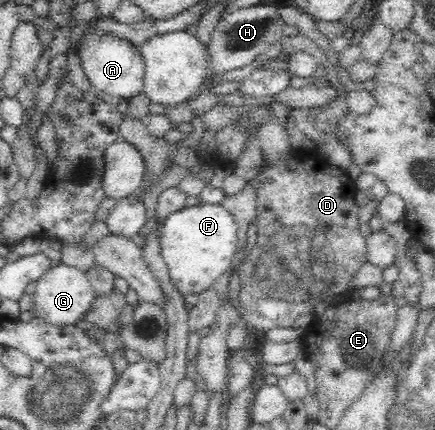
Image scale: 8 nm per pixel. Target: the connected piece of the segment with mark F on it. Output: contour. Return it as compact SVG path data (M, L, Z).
M200 202L178 209L163 220L160 228L160 252L168 265L170 281L182 294L198 294L212 288L216 278L232 266L238 245L234 216L221 204Z

